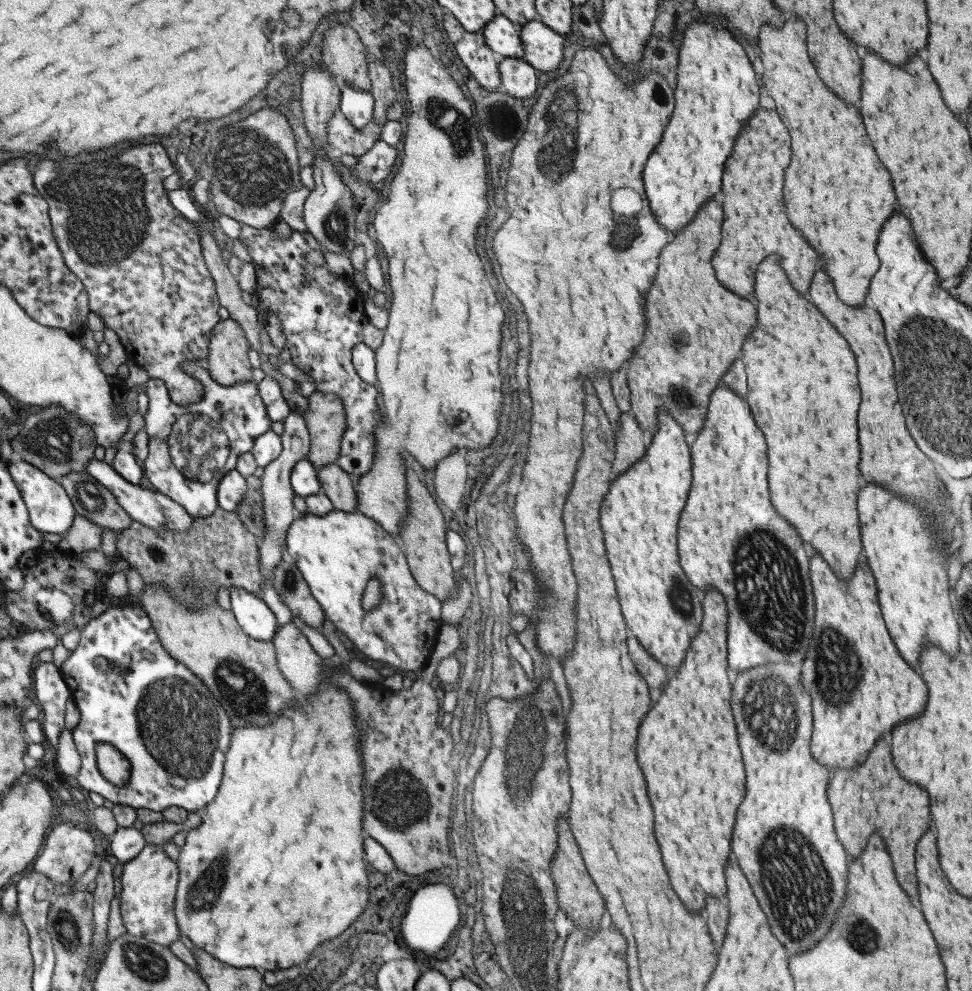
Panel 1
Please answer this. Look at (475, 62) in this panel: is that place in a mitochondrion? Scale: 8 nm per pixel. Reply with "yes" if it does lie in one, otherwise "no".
no

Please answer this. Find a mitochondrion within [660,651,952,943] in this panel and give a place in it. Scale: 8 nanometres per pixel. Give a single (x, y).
(773, 725)

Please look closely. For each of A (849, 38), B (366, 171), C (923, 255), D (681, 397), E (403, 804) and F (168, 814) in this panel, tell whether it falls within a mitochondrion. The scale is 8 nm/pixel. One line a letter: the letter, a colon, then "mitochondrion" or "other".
A: other
B: mitochondrion
C: other
D: mitochondrion
E: mitochondrion
F: other

